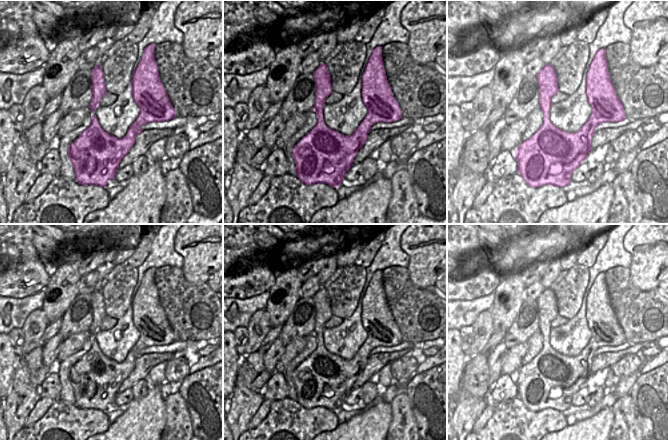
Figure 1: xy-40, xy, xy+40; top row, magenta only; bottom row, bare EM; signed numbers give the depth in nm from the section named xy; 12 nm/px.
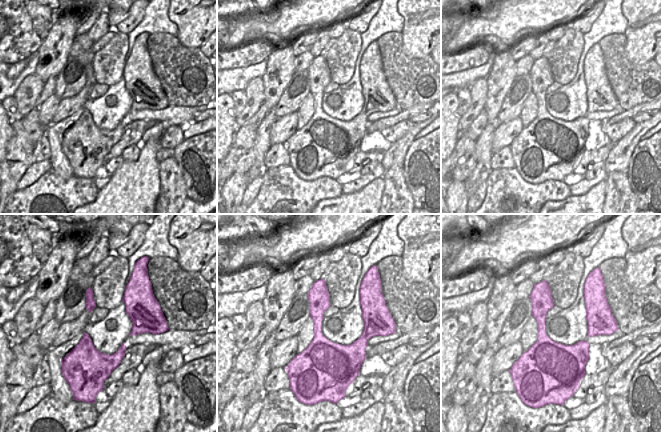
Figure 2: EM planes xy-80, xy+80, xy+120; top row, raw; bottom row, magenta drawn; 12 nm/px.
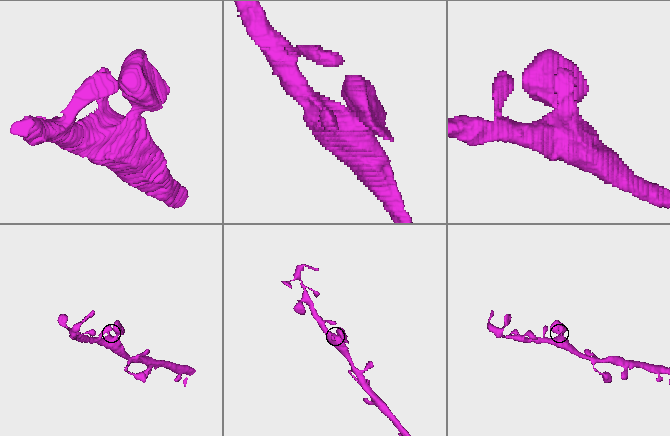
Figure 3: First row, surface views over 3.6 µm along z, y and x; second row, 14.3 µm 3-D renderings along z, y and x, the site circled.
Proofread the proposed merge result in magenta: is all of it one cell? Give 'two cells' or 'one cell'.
one cell

